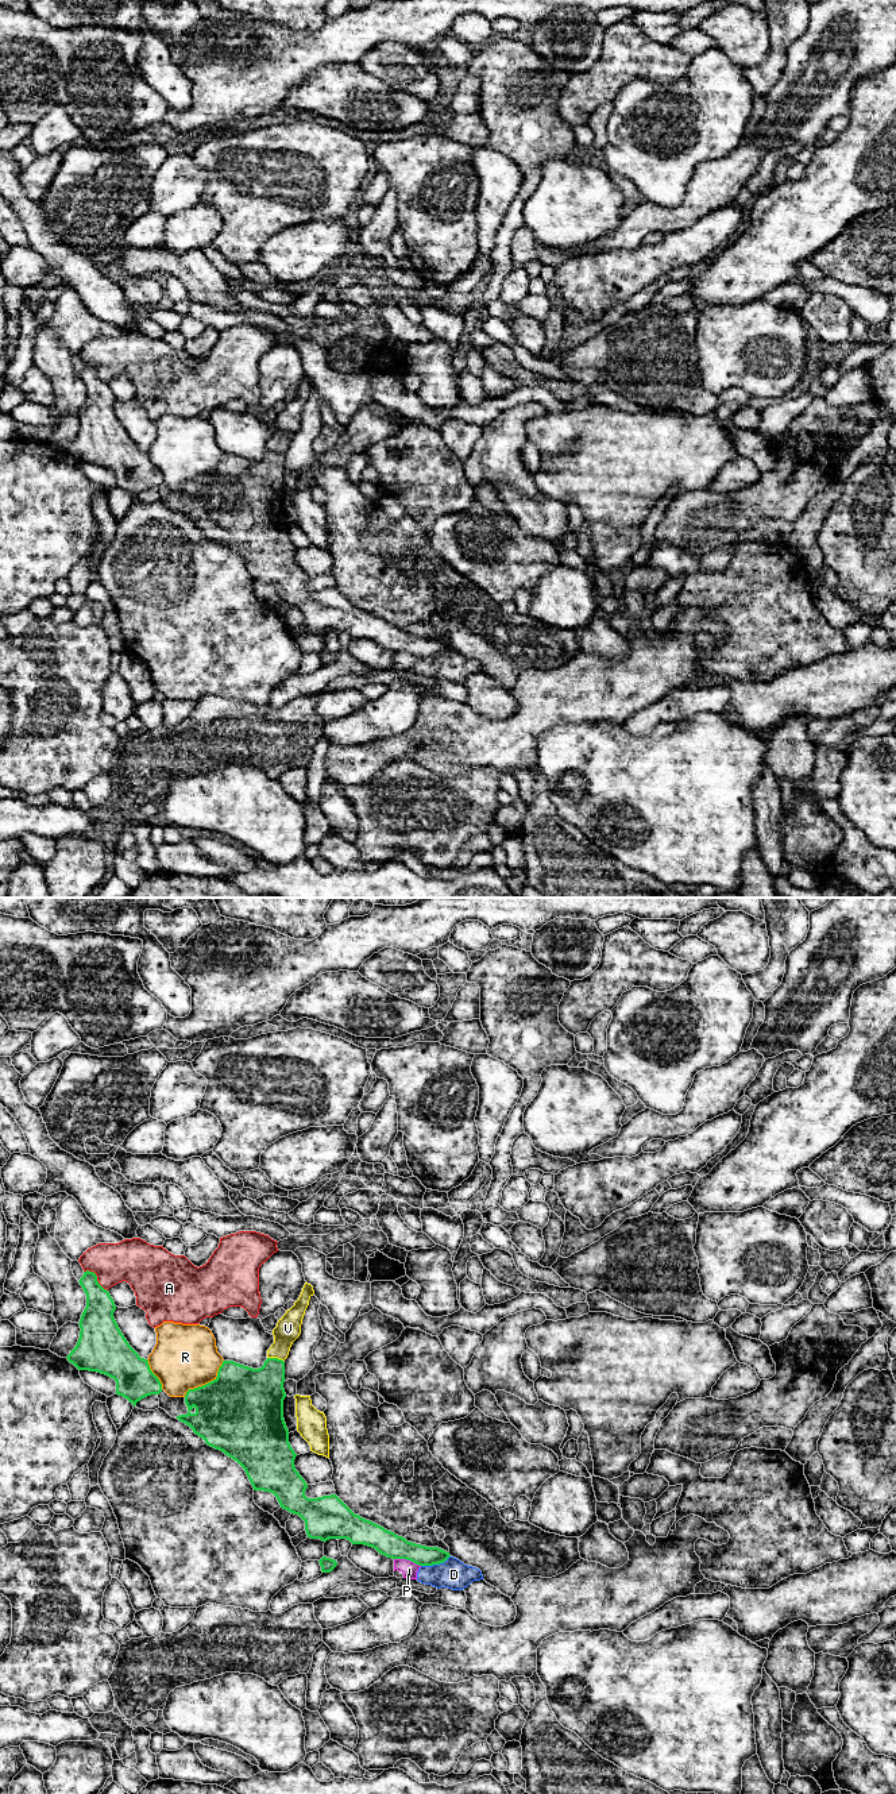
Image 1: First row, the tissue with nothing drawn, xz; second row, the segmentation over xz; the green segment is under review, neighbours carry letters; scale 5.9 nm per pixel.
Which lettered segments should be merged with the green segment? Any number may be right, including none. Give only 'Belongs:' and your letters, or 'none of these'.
Belongs: none of these

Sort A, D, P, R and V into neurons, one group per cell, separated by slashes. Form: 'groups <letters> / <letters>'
groups A / D P / R / V

